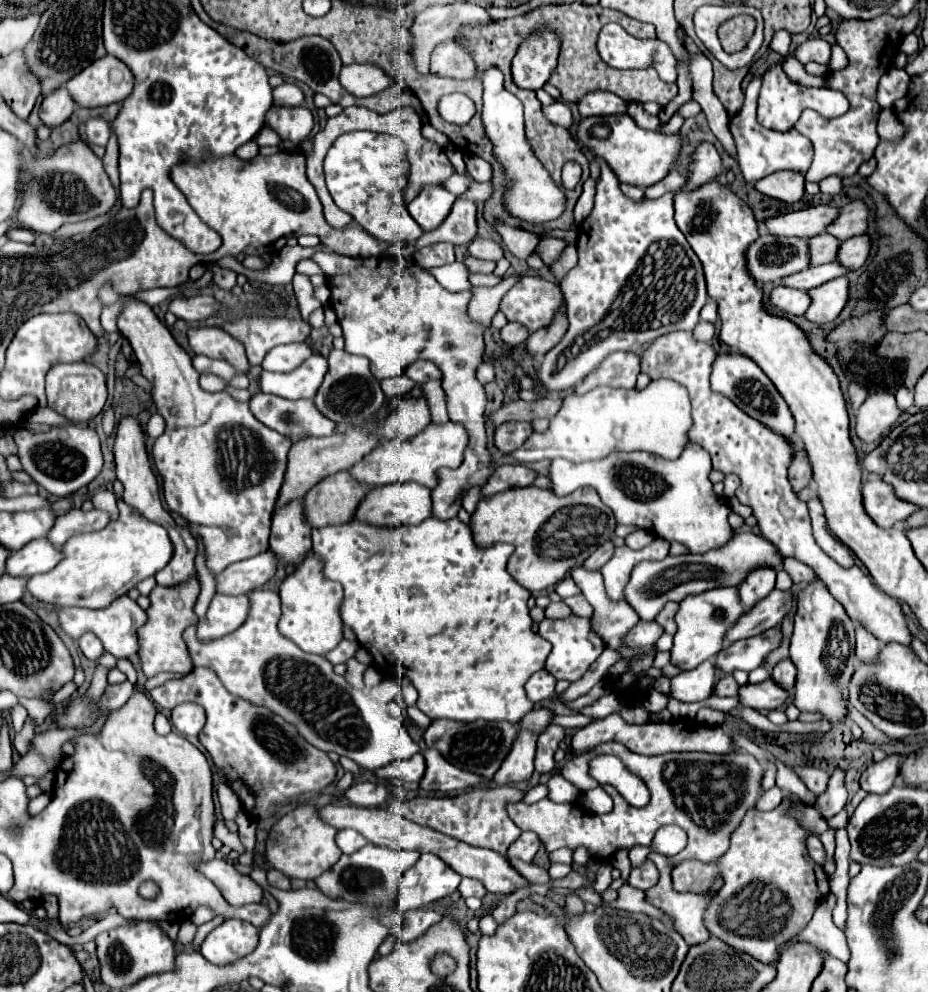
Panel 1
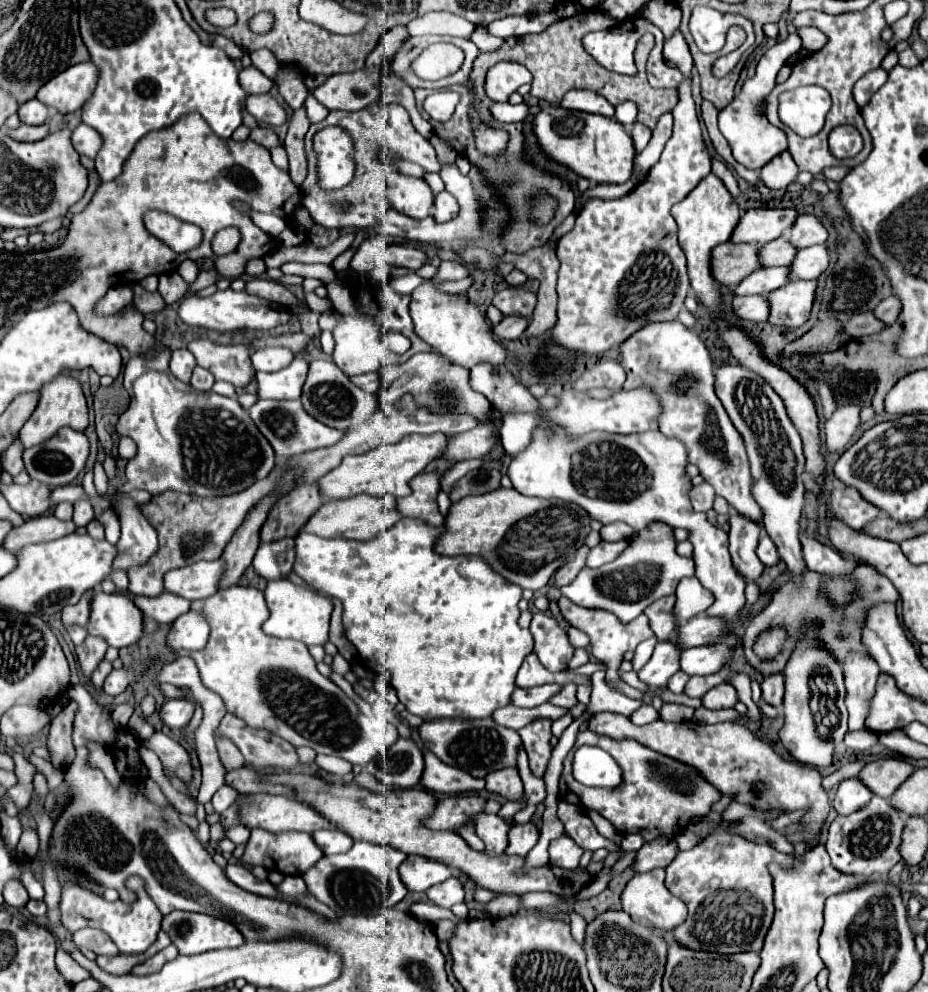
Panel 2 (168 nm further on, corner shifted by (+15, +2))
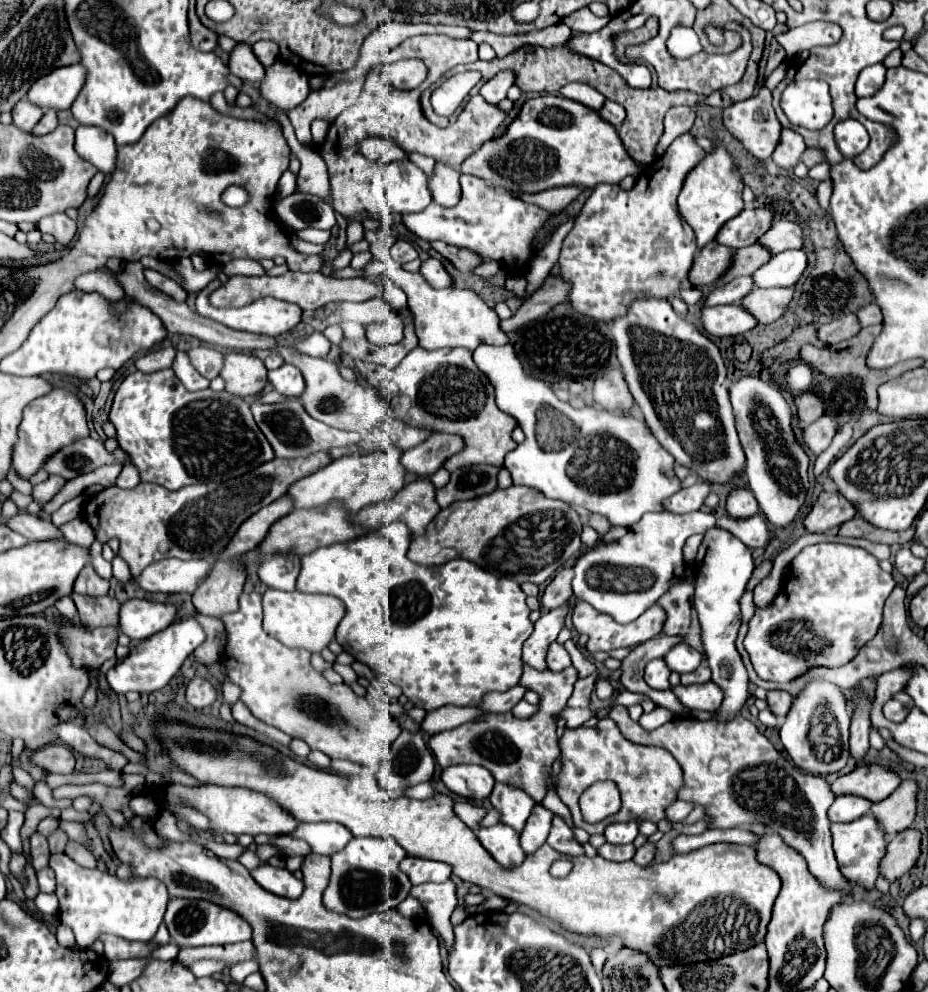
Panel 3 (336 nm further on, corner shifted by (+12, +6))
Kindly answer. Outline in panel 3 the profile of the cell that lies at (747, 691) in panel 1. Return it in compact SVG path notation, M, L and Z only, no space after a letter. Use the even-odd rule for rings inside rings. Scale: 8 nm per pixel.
M712 682L690 684L690 686L682 686L680 684L672 692L680 700L680 704L686 706L688 710L714 712L718 708L720 700L724 698L724 692L720 692L720 688L716 688Z

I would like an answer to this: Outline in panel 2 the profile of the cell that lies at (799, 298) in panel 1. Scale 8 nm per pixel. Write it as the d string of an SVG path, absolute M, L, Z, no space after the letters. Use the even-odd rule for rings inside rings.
M751 294L751 296L735 296L733 300L733 310L739 318L745 320L755 320L755 322L765 322L769 318L769 300L767 296L761 294Z

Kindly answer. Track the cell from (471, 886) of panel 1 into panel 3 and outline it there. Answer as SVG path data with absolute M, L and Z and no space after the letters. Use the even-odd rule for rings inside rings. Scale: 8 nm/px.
M448 880L442 884L432 884L432 882L430 884L418 884L418 886L412 886L410 896L416 898L424 906L424 910L430 914L432 928L436 928L440 932L444 946L450 954L452 944L454 944L454 930L452 930L450 916L452 916L454 908L458 906L454 882Z

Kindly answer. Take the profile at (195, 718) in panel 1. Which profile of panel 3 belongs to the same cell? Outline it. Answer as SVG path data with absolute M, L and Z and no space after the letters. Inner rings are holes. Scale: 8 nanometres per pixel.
M194 676L186 686L186 702L198 710L212 706L216 698L218 698L218 692L214 684L202 676Z

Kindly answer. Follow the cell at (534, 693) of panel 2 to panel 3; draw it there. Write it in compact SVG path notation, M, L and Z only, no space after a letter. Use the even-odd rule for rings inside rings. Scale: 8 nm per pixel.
M514 686L506 692L488 692L482 700L480 700L480 710L484 712L492 712L492 714L502 714L502 712L510 712L512 706L522 700L526 688L522 686Z

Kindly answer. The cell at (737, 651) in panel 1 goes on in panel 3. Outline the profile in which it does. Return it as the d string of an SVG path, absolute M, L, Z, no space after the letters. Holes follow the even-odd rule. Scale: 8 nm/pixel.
M676 644L666 656L664 656L664 662L666 666L672 670L672 672L678 672L678 674L686 674L686 672L694 672L700 662L702 662L702 656L700 652L696 652L694 648L688 648L688 644Z

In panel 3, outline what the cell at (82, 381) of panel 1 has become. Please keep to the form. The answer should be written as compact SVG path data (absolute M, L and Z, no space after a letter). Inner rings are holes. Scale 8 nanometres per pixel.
M54 388L48 396L36 398L24 408L22 422L18 426L18 440L12 448L12 468L20 478L28 480L52 454L56 454L64 446L74 444L74 440L80 438L88 438L88 422L82 402L72 392Z

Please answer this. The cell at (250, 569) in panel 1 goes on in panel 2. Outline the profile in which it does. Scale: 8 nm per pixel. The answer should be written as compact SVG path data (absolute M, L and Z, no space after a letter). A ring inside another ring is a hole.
M223 558L213 560L213 562L197 562L197 564L167 572L165 574L165 590L179 594L187 600L205 600L219 590L219 582L223 580L223 576L225 576L225 560Z

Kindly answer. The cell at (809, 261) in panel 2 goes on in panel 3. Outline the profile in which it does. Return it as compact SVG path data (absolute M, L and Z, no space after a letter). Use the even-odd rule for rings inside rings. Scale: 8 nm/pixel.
M788 250L772 256L762 268L752 274L756 288L788 288L798 282L806 268L806 254L802 250Z

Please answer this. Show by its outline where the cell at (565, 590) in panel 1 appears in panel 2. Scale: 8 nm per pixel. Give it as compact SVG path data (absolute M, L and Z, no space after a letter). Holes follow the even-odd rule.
M655 524L651 530L645 528L645 532L637 532L629 548L615 562L595 570L583 568L571 584L561 586L559 590L579 606L601 608L613 612L621 622L631 622L633 618L643 614L649 604L673 594L681 578L691 576L695 576L693 558L677 554L676 541L667 524Z

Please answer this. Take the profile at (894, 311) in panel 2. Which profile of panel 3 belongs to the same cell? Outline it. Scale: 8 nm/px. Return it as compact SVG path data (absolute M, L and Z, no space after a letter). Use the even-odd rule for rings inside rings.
M866 304L866 306L862 306L862 308L856 312L856 318L858 318L860 328L866 328L866 326L872 326L872 324L880 324L880 322L882 322L880 308L876 308L876 304Z

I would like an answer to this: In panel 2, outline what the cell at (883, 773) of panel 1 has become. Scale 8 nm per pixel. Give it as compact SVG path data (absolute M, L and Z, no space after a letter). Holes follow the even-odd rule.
M855 776L839 784L833 806L837 814L849 814L849 812L855 812L857 808L863 808L871 798L873 798L873 792Z

